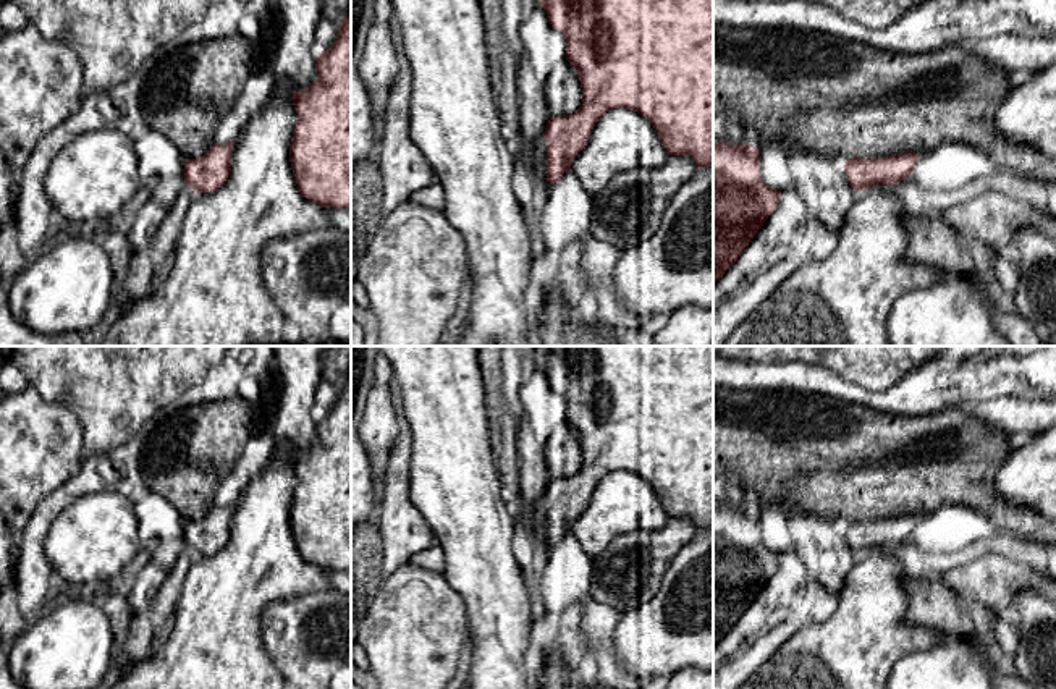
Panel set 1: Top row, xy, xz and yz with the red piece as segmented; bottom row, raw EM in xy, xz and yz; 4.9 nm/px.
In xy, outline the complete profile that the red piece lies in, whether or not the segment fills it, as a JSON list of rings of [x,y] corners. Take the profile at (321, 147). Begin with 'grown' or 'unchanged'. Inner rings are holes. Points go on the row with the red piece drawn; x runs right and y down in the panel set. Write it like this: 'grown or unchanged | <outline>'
unchanged | [[[344,16],[332,47],[319,52],[317,79],[293,92],[298,121],[289,144],[299,192],[322,207],[351,207],[351,18]]]

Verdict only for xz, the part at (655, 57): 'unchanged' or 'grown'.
grown

